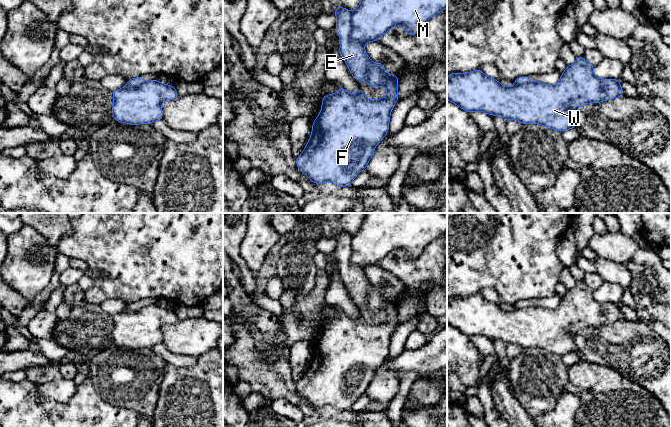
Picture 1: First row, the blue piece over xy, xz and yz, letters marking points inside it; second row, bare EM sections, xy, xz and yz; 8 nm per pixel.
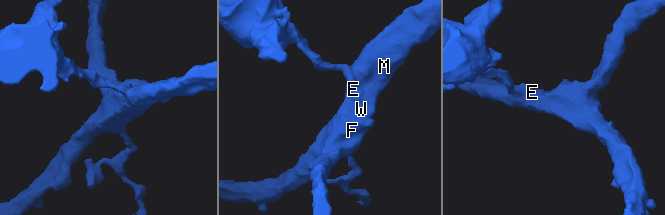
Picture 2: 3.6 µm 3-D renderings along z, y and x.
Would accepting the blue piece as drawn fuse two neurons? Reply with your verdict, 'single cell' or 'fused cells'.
fused cells

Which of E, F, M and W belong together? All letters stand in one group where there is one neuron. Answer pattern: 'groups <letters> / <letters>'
groups E / F M W

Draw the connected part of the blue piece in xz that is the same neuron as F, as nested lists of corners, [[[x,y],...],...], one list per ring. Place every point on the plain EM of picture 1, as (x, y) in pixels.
[[[372,286],[368,292],[367,308],[370,311],[384,310],[387,319],[377,324],[368,323],[359,311],[352,319],[340,311],[335,318],[324,319],[320,338],[312,349],[312,358],[296,389],[312,406],[332,406],[347,411],[367,391],[375,370],[382,365],[389,354],[390,337],[399,323],[398,300],[385,296],[384,288]]]

